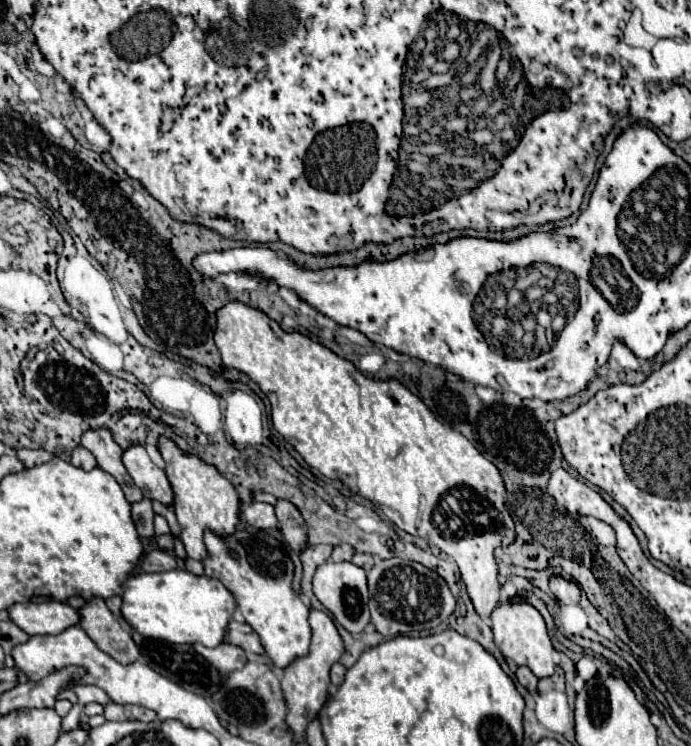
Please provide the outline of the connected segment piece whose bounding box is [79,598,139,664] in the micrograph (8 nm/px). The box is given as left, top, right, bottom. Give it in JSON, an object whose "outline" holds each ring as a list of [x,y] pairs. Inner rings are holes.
{"outline":[[[93,598],[79,610],[79,614],[81,628],[103,652],[113,656],[121,664],[133,664],[139,658],[139,648],[133,642],[131,634],[119,624],[119,620],[101,598]]]}

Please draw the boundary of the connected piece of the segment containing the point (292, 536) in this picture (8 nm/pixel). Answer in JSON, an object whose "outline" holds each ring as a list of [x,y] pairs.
{"outline":[[[277,500],[275,514],[279,518],[279,530],[285,542],[295,550],[303,550],[307,544],[307,526],[295,504],[289,500]]]}

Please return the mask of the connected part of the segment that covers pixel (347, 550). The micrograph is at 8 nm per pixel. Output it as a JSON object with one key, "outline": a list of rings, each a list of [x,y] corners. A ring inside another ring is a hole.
{"outline":[[[339,544],[339,546],[335,546],[331,560],[333,562],[345,562],[345,560],[351,560],[353,554],[355,554],[355,548],[351,548],[349,544]]]}

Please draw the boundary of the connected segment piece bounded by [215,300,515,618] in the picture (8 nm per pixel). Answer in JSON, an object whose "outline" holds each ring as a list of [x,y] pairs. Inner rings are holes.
{"outline":[[[227,302],[223,308],[219,308],[217,312],[217,330],[215,330],[215,344],[221,352],[221,358],[223,358],[223,364],[227,368],[237,368],[241,372],[245,372],[249,378],[253,378],[261,390],[267,394],[269,402],[271,402],[271,410],[273,410],[273,426],[275,430],[289,442],[295,446],[295,450],[305,458],[305,462],[313,468],[317,468],[323,476],[327,478],[339,478],[343,480],[343,484],[347,488],[351,488],[353,492],[361,494],[363,498],[369,498],[375,506],[379,506],[385,516],[395,522],[401,530],[409,532],[409,534],[415,534],[415,536],[423,536],[427,538],[429,542],[433,542],[435,546],[439,546],[449,558],[453,558],[461,570],[461,578],[467,586],[467,592],[469,592],[469,598],[475,606],[475,610],[479,612],[479,616],[487,618],[493,608],[499,604],[499,582],[497,582],[497,564],[495,564],[495,556],[493,556],[493,550],[499,548],[499,546],[507,546],[513,542],[515,538],[515,526],[513,526],[513,520],[509,516],[509,512],[505,512],[505,488],[503,488],[503,480],[501,480],[501,474],[499,470],[459,432],[455,432],[453,428],[449,426],[443,426],[435,416],[433,412],[423,404],[421,398],[417,398],[409,388],[405,388],[399,380],[395,378],[389,378],[389,380],[375,380],[375,378],[369,378],[365,374],[361,374],[353,362],[345,360],[343,356],[335,354],[333,350],[329,350],[327,346],[319,344],[319,342],[313,342],[309,336],[305,334],[299,334],[299,332],[285,332],[273,318],[269,318],[263,310],[259,308],[251,308],[251,306],[245,306],[243,302]]]}

